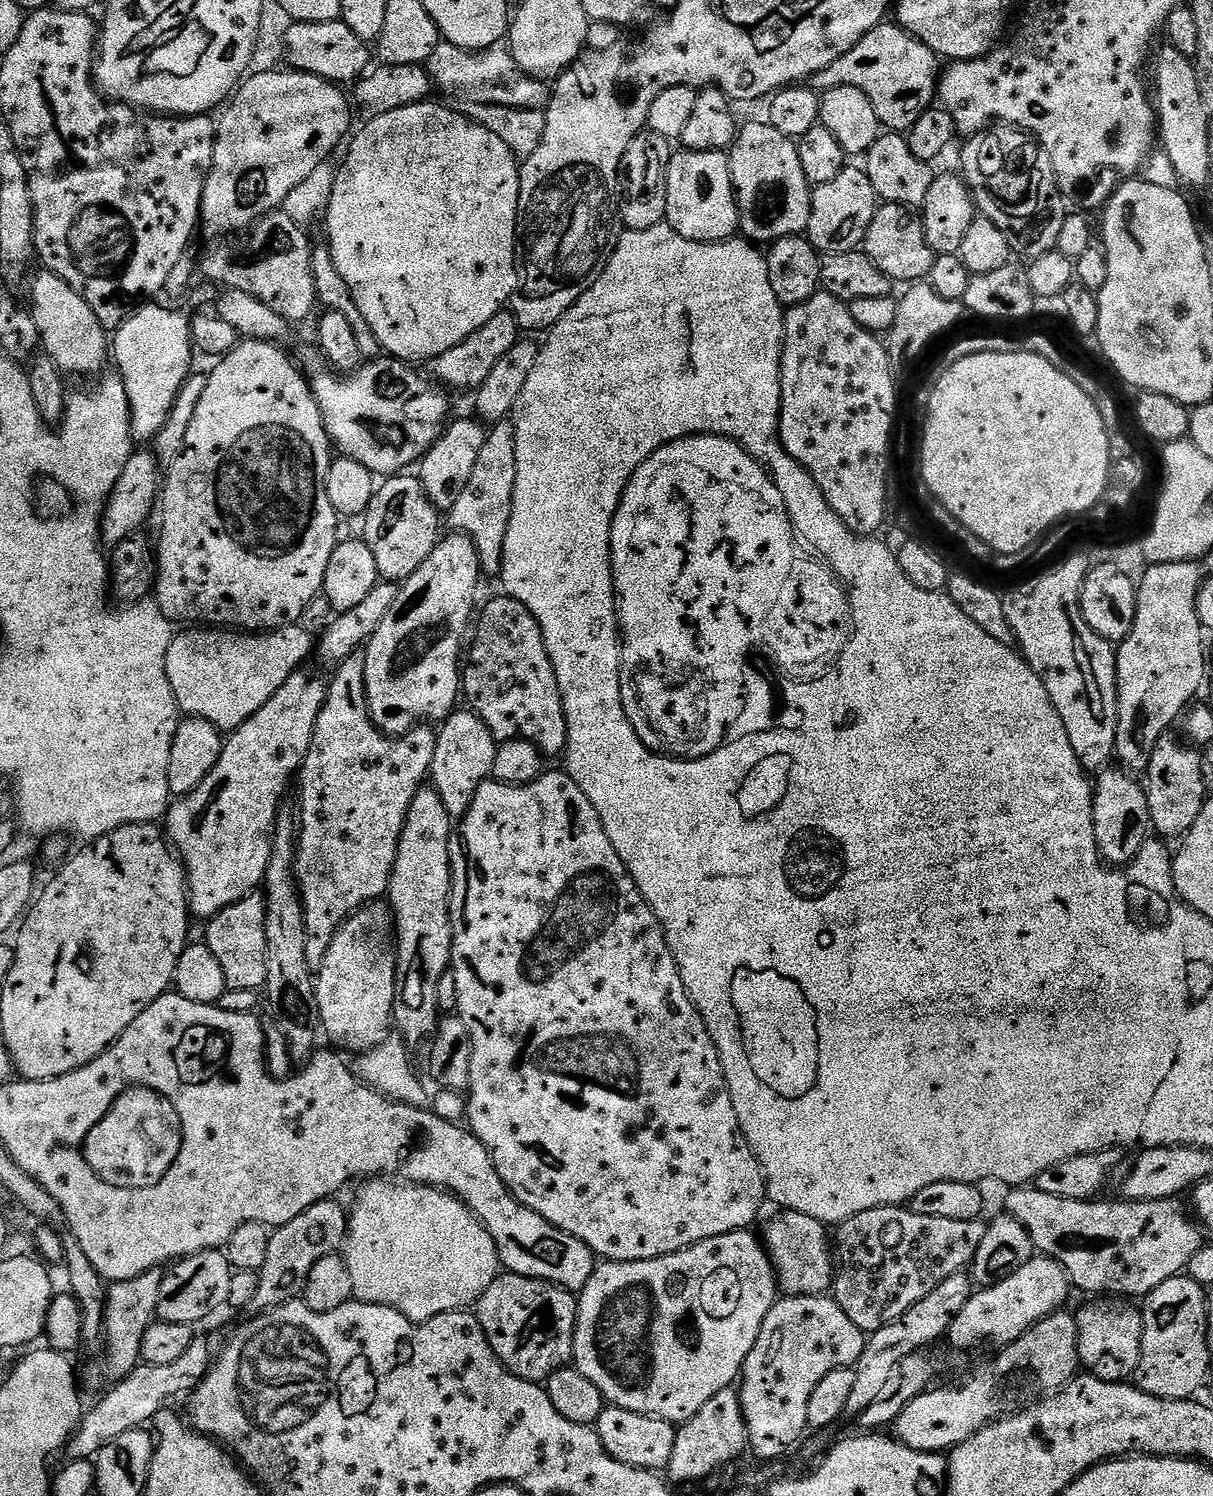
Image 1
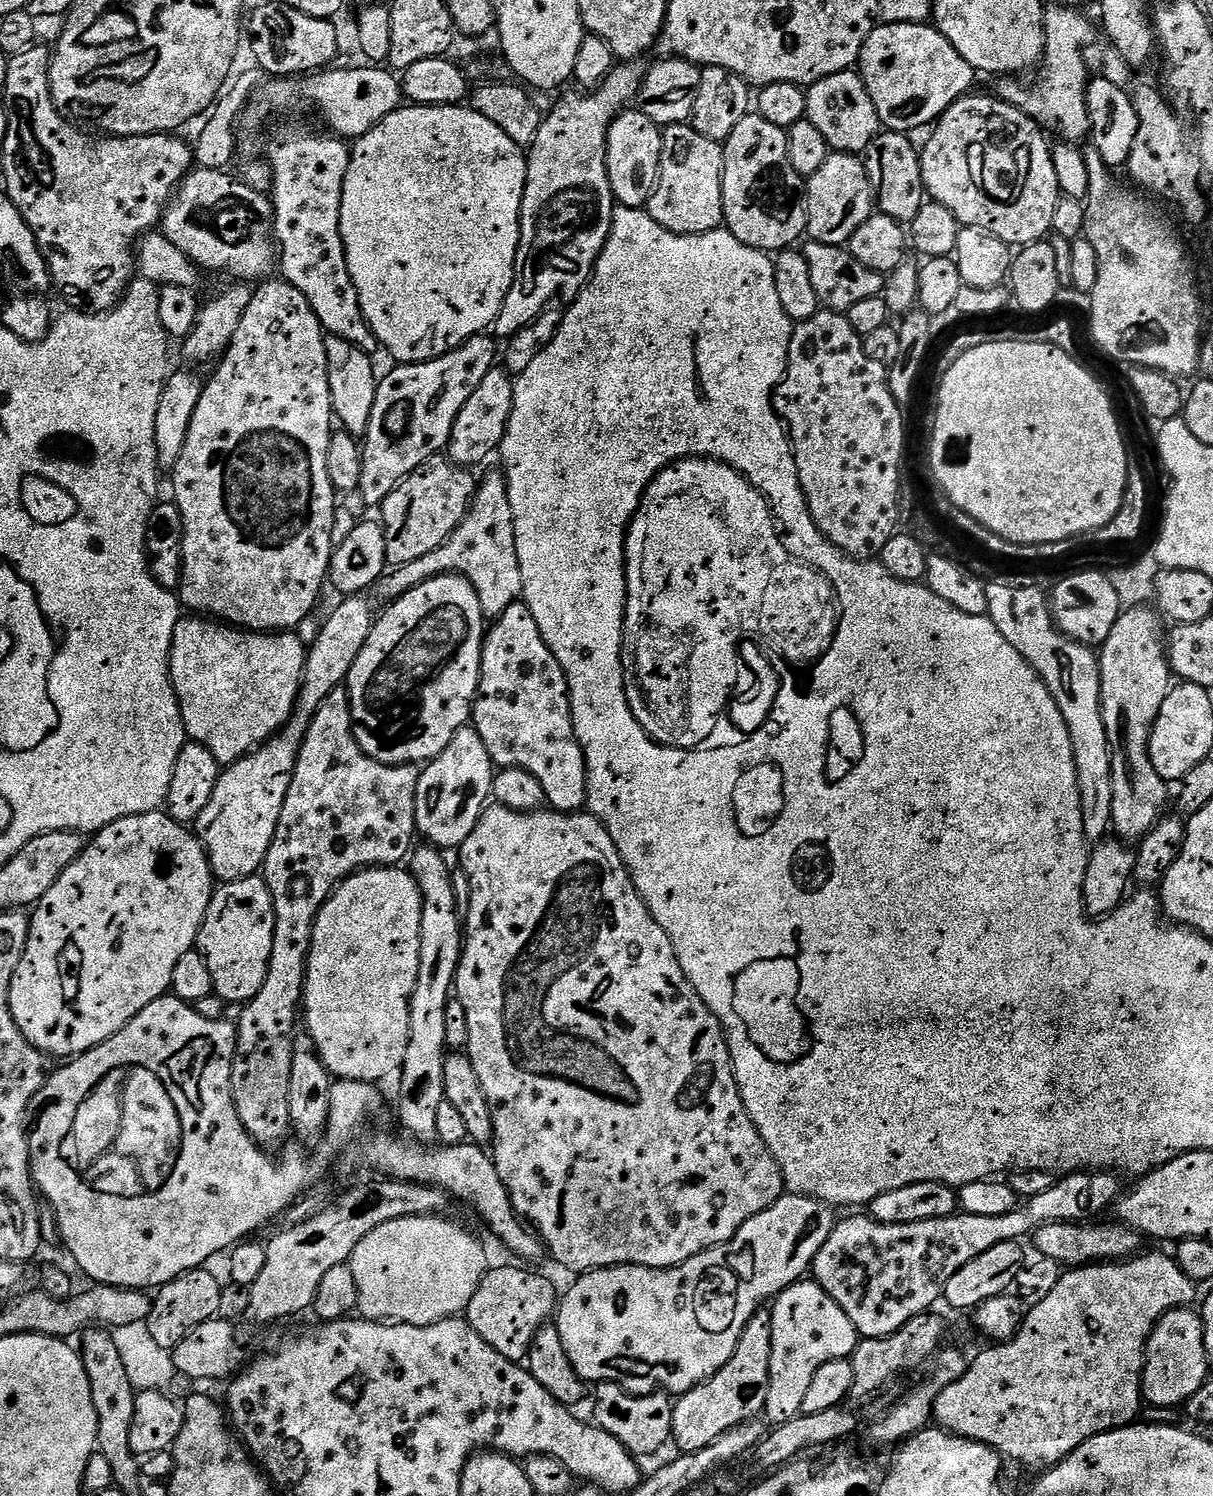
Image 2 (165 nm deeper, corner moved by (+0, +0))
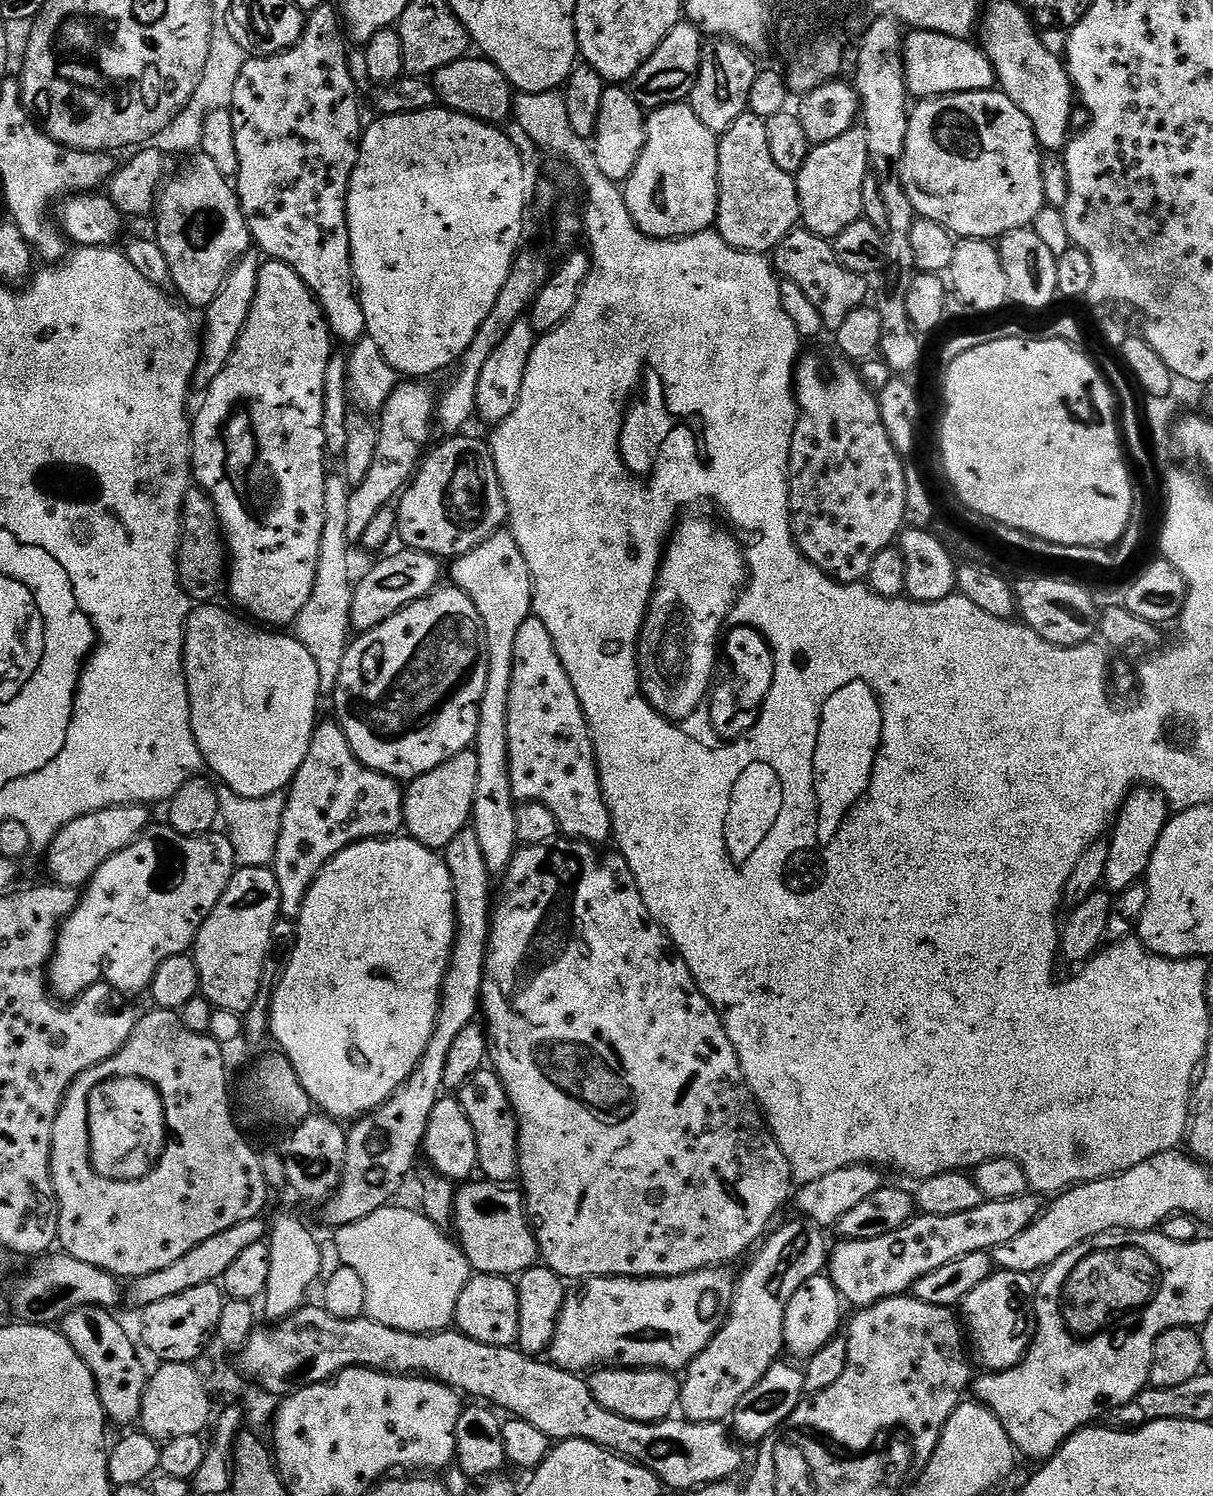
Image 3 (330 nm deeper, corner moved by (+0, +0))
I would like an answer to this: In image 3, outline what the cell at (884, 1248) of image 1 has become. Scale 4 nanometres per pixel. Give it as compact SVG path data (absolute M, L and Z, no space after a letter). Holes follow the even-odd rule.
M1036 1194L985 1200L982 1206L966 1210L966 1214L949 1216L917 1215L898 1230L882 1234L882 1238L840 1240L831 1245L826 1275L834 1282L841 1297L853 1304L853 1309L869 1308L891 1296L903 1296L915 1289L918 1278L934 1274L938 1266L966 1258L975 1252L991 1253L992 1249L1018 1238L1026 1226L1040 1217L1041 1197Z

